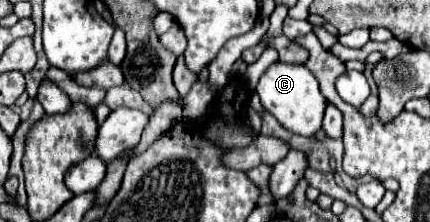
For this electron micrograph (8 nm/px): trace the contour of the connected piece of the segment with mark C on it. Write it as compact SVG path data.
M281 60L273 62L259 78L257 94L261 98L263 108L271 112L281 122L283 128L301 136L313 136L321 128L327 100L319 92L319 84L315 76L303 64L283 64Z

